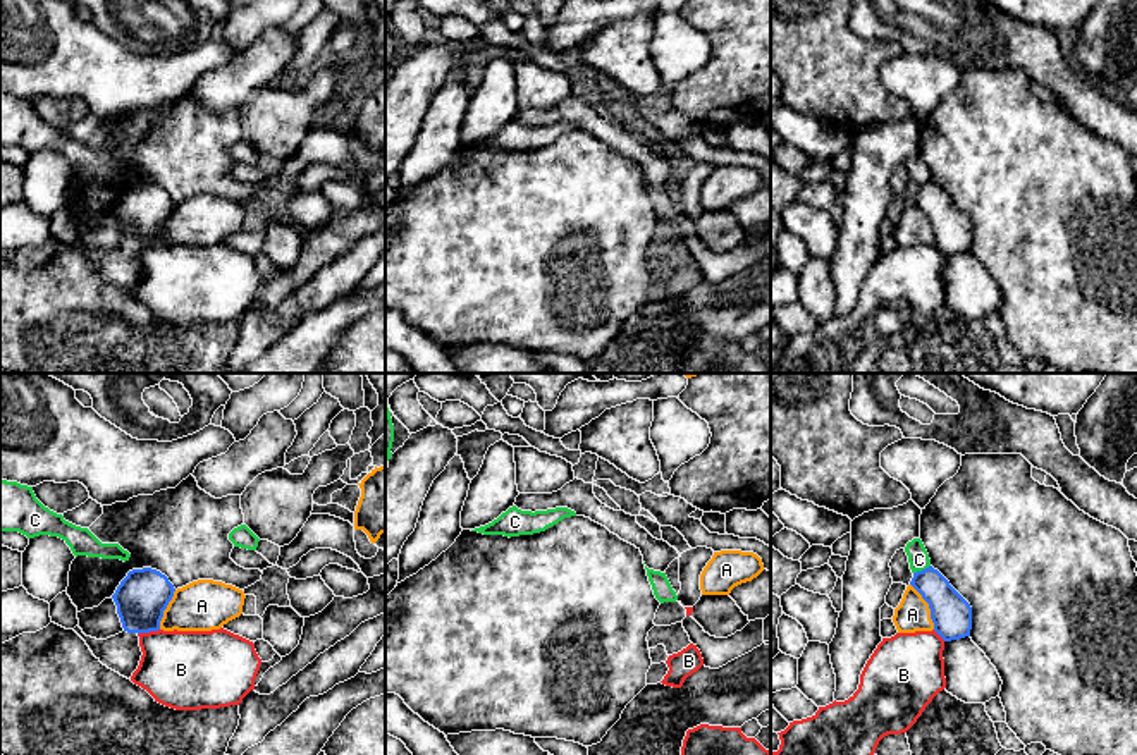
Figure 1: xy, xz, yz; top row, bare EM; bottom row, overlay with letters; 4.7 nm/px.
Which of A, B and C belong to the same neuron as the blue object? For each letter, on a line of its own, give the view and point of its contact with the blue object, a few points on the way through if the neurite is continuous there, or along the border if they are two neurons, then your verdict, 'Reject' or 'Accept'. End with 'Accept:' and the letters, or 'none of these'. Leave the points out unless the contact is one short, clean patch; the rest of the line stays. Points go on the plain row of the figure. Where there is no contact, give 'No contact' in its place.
A: Touches blue at yz (929, 220). Reject
B: Touches blue at xy (148, 246). Reject
C: Touches blue at yz (922, 184). Reject
Accept: none of these

